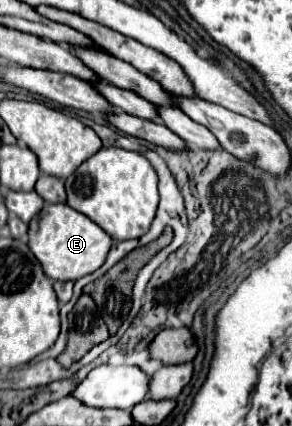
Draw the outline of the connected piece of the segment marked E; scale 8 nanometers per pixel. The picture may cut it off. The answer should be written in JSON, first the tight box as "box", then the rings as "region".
{"box":[29,203,113,281],"region":[[[65,203],[45,205],[29,223],[29,249],[43,267],[43,273],[53,281],[75,281],[83,275],[93,273],[103,265],[107,249],[113,239],[89,217],[71,209]]]}

